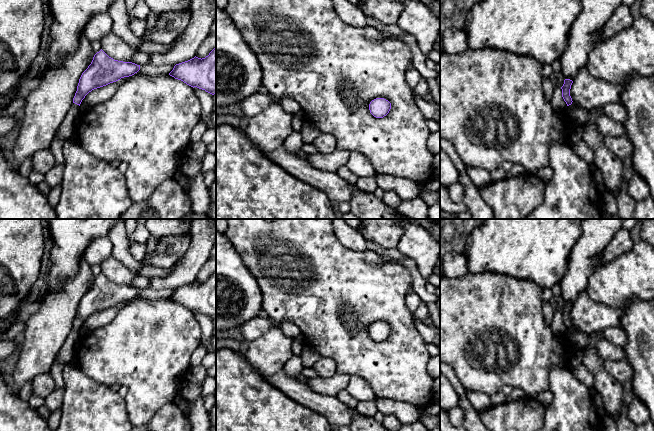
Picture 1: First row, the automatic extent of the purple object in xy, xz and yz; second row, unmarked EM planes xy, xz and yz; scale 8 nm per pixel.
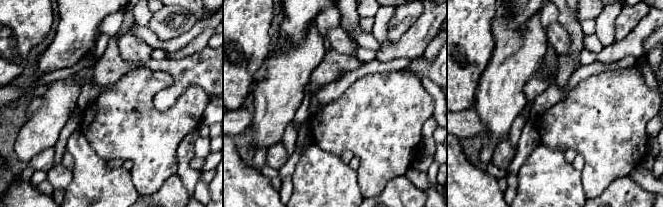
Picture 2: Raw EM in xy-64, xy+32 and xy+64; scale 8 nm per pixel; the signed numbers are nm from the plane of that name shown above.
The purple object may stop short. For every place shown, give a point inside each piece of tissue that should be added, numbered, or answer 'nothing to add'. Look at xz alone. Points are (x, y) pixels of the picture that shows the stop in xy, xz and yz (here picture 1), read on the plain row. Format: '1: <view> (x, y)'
nothing to add

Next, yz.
nothing to add

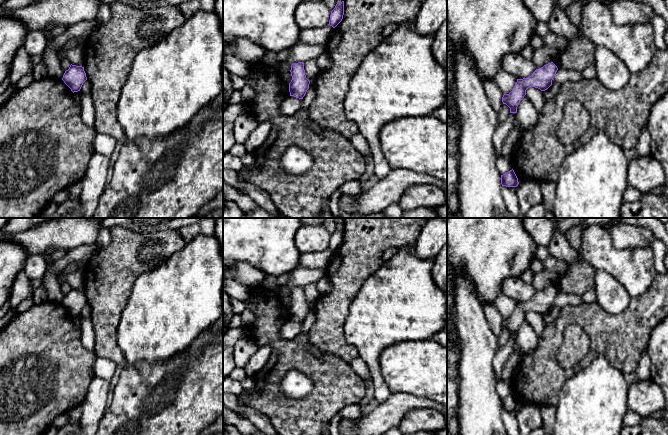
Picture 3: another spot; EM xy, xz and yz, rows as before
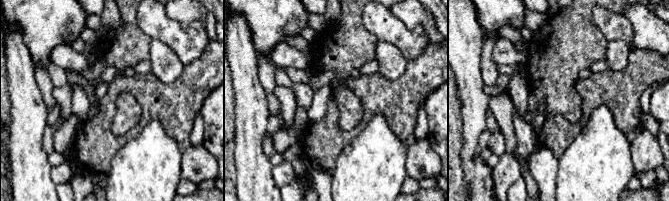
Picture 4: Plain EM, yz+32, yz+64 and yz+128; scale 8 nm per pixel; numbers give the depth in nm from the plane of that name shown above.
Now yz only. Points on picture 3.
nothing to add

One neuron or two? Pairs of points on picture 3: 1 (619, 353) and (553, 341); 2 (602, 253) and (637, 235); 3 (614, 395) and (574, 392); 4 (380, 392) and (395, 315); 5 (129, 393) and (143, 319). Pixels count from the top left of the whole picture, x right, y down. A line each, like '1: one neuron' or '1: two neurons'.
1: one neuron
2: two neurons
3: one neuron
4: one neuron
5: two neurons

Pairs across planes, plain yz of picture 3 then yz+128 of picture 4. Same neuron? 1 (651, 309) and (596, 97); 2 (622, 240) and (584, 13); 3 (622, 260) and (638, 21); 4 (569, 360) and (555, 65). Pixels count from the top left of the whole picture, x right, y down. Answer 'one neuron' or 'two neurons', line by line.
1: one neuron
2: two neurons
3: two neurons
4: one neuron

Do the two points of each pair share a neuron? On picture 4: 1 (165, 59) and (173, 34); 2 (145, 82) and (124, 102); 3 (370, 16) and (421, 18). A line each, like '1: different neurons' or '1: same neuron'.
1: different neurons
2: different neurons
3: different neurons

